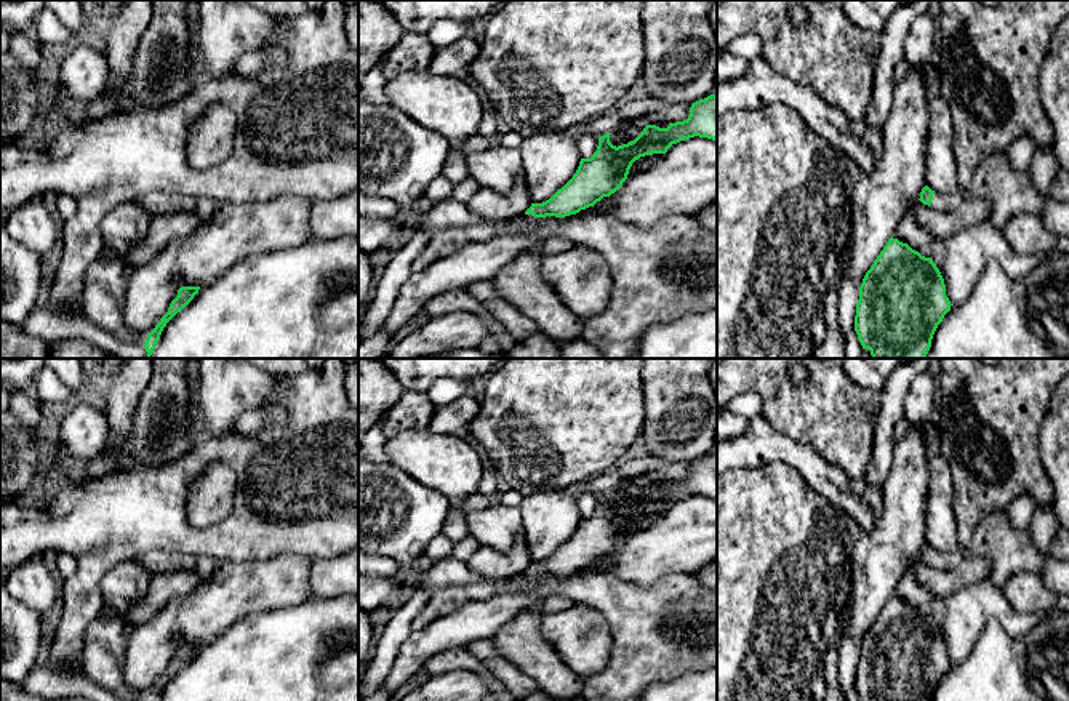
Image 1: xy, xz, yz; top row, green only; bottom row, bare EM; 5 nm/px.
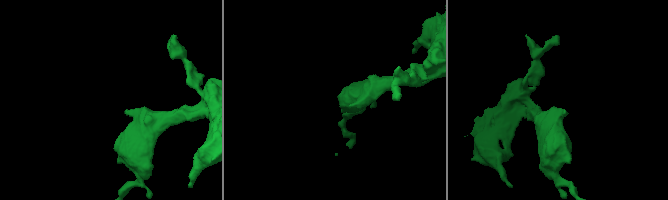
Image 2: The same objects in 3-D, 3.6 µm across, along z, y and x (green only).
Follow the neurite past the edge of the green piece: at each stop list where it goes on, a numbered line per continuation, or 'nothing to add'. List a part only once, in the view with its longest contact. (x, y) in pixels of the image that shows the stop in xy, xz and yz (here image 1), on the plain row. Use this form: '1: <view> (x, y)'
1: yz (940, 560)

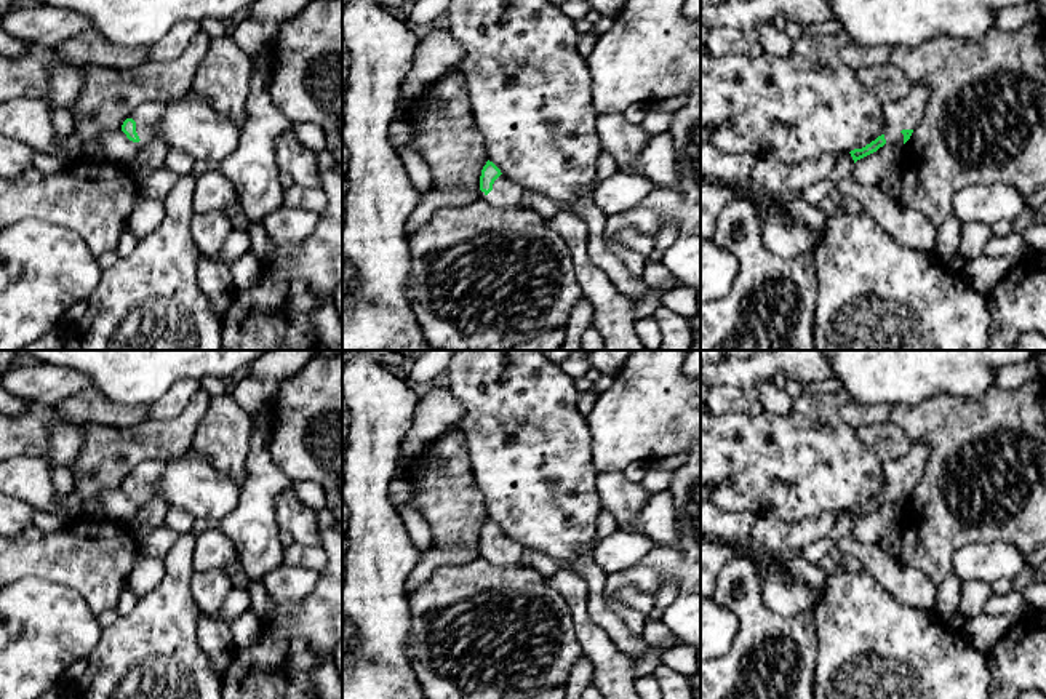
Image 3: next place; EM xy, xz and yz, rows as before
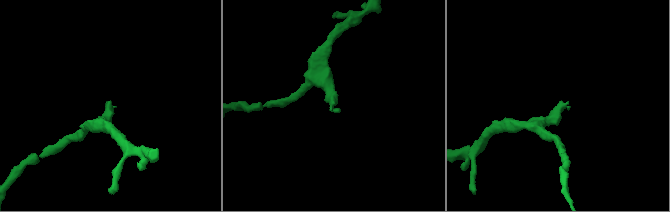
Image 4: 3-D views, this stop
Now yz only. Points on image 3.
1: yz (904, 472)

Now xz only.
1: xz (506, 551)

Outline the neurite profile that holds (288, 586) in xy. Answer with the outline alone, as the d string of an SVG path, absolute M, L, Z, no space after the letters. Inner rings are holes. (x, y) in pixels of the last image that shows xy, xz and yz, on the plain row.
M280 565L264 577L264 587L281 609L289 611L302 603L315 589L320 574L305 566Z

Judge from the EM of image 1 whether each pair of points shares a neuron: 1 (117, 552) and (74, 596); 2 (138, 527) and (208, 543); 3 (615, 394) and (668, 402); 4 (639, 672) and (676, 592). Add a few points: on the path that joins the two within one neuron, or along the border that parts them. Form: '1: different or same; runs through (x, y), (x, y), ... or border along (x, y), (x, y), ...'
1: same; runs through (106, 560), (85, 584)
2: same; runs through (156, 527), (165, 527), (191, 541)
3: different; border along (640, 375), (644, 388), (642, 431)
4: same; runs through (642, 653), (653, 639), (653, 628), (664, 612)

